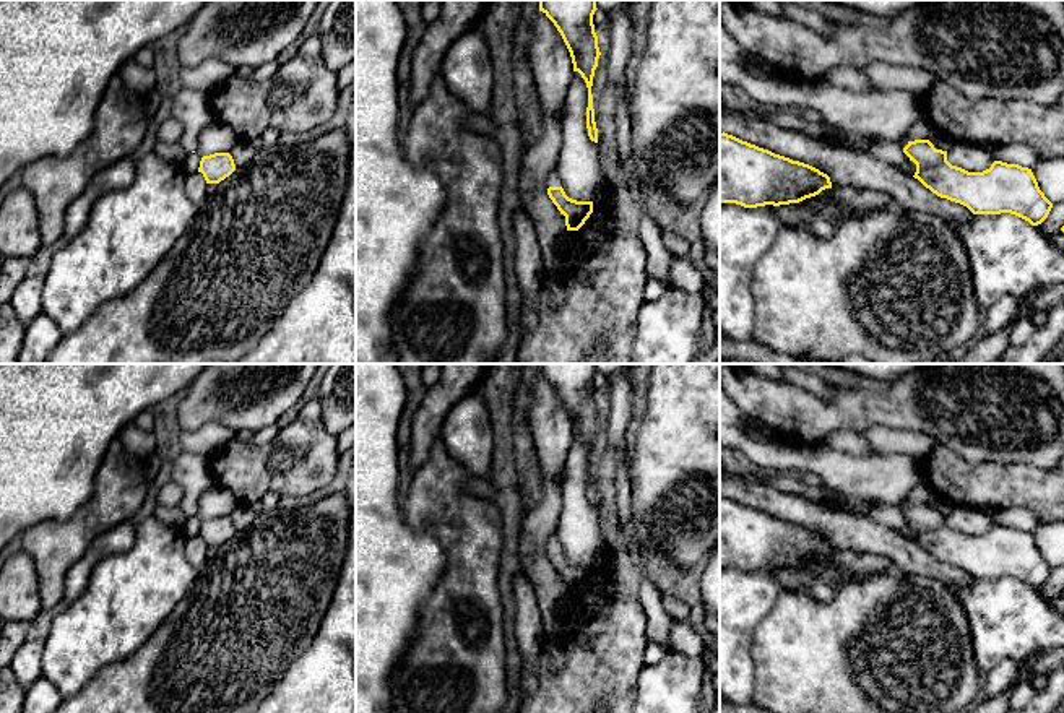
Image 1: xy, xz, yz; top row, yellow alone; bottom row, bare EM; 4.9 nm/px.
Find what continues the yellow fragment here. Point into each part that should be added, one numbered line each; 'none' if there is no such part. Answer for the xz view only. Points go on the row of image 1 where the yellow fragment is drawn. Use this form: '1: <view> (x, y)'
1: xz (553, 179)

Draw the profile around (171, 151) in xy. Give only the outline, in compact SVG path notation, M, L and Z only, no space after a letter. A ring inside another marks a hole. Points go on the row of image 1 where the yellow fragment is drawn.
M158 141L154 146L154 153L171 162L180 164L184 162L187 151L184 149L184 146L179 143L164 143L164 141Z

